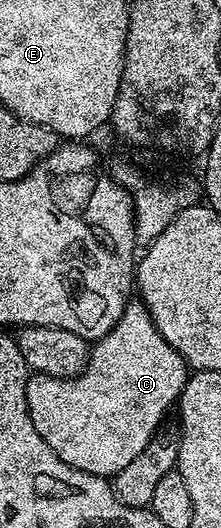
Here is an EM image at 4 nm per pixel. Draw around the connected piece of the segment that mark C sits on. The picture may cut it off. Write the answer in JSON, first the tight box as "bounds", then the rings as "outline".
{"bounds":[25,301,191,477],"outline":[[[130,301],[123,309],[123,317],[102,339],[92,344],[89,352],[89,364],[73,379],[56,379],[51,375],[30,374],[25,392],[27,393],[27,409],[31,413],[31,421],[35,421],[35,429],[39,429],[39,437],[51,445],[53,452],[67,465],[79,469],[83,473],[91,473],[102,477],[112,477],[119,469],[127,469],[147,441],[156,433],[157,427],[166,422],[169,410],[174,410],[180,400],[181,390],[189,380],[191,368],[180,353],[167,345],[163,333],[155,329],[155,321],[151,321],[149,311],[140,301]]]}

